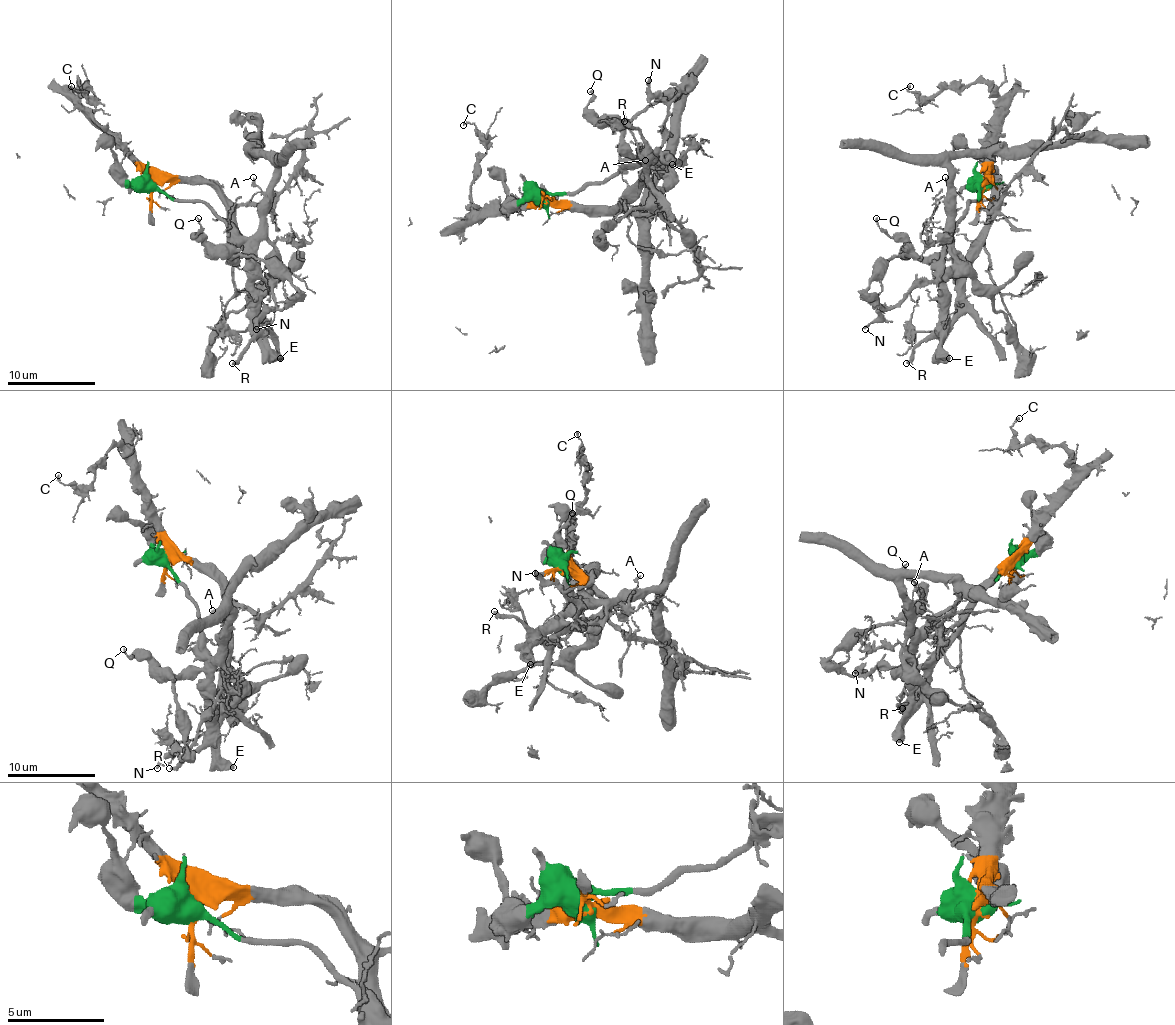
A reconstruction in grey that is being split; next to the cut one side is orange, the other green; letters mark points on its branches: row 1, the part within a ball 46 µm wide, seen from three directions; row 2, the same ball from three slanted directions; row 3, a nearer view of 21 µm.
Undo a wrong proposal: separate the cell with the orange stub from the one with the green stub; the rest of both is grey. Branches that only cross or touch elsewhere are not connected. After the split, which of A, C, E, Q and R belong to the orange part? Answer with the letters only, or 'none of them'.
C

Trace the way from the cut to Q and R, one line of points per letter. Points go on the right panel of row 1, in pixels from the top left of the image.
Q: (985, 185), (954, 227), (952, 242), (935, 257), (919, 257), (879, 227), (875, 218)
R: (985, 185), (954, 227), (952, 242), (943, 251), (939, 324), (906, 363)

